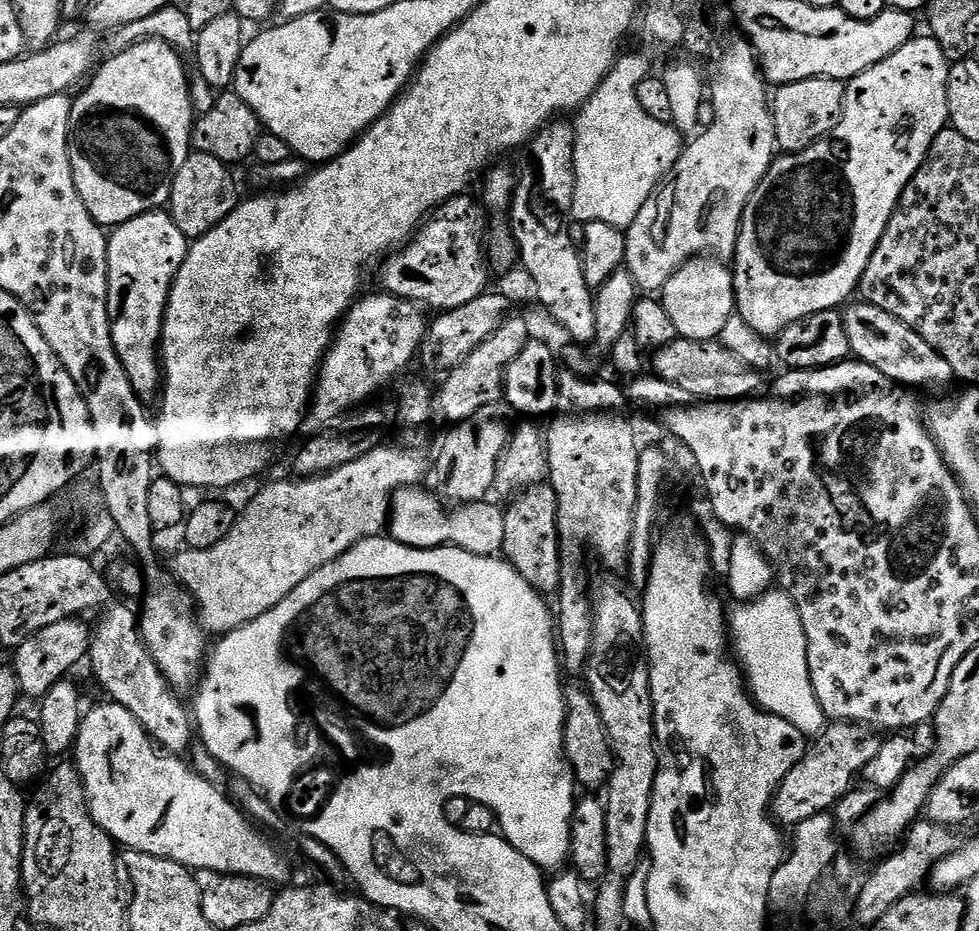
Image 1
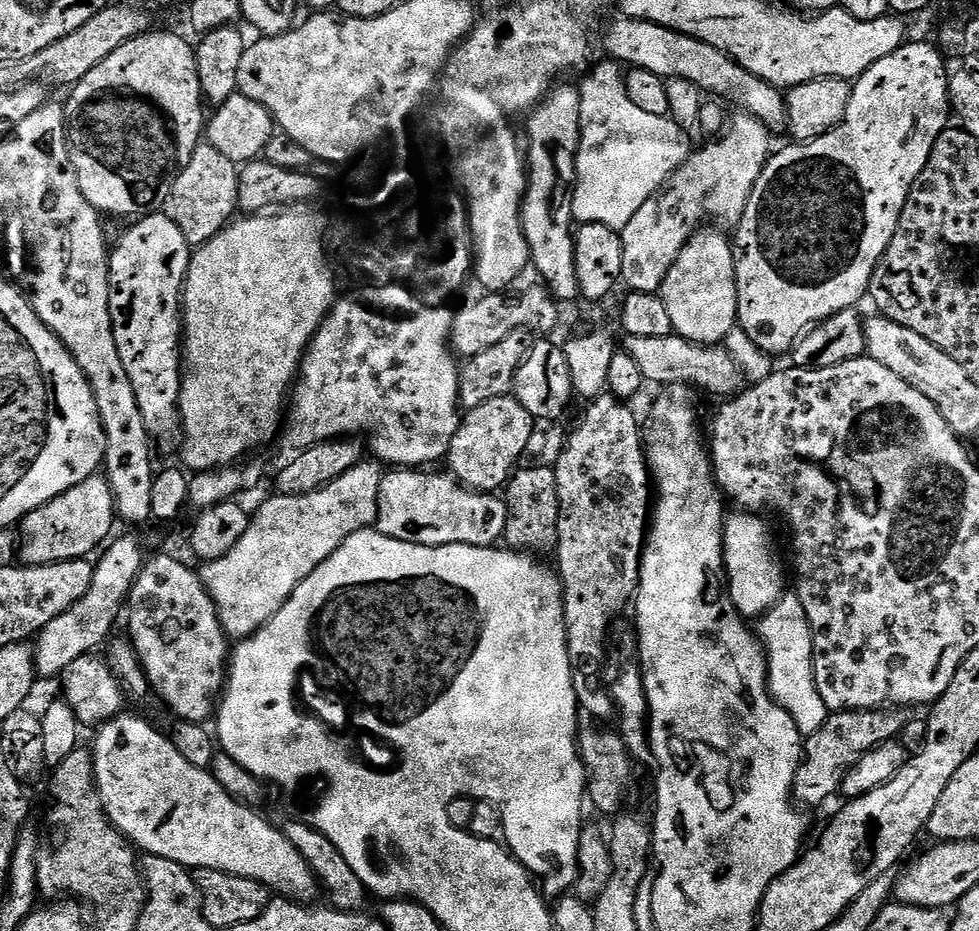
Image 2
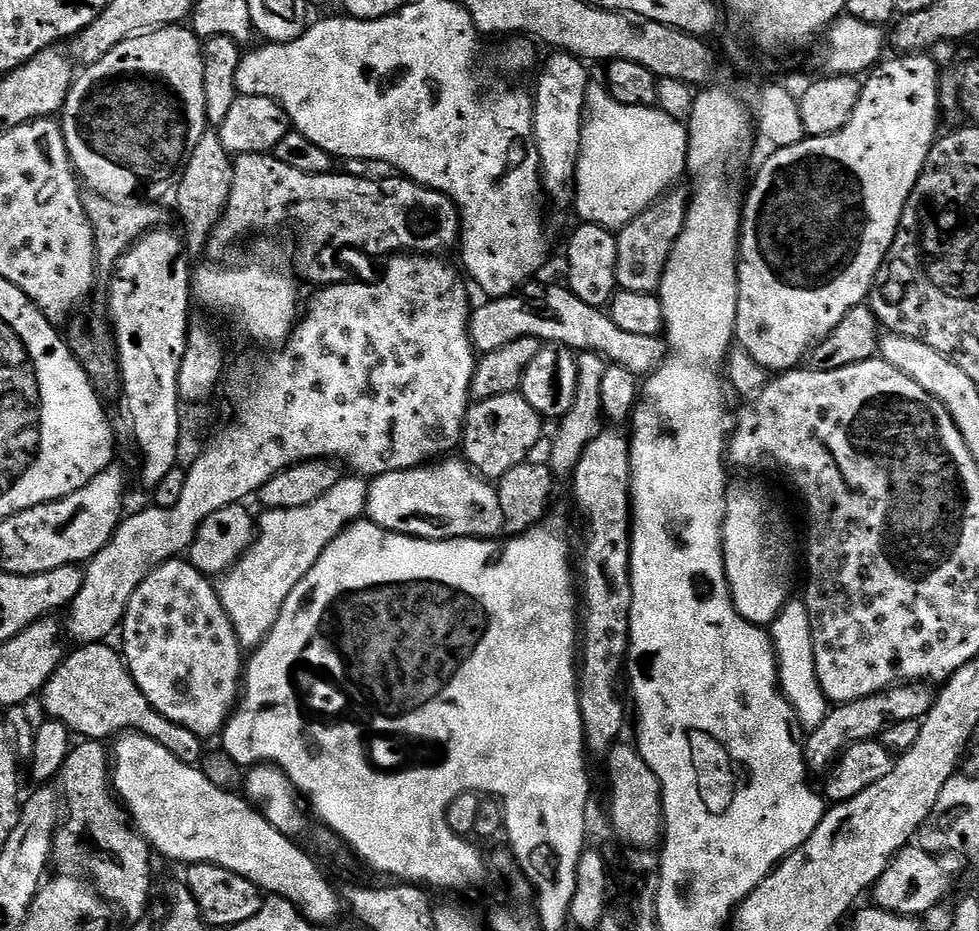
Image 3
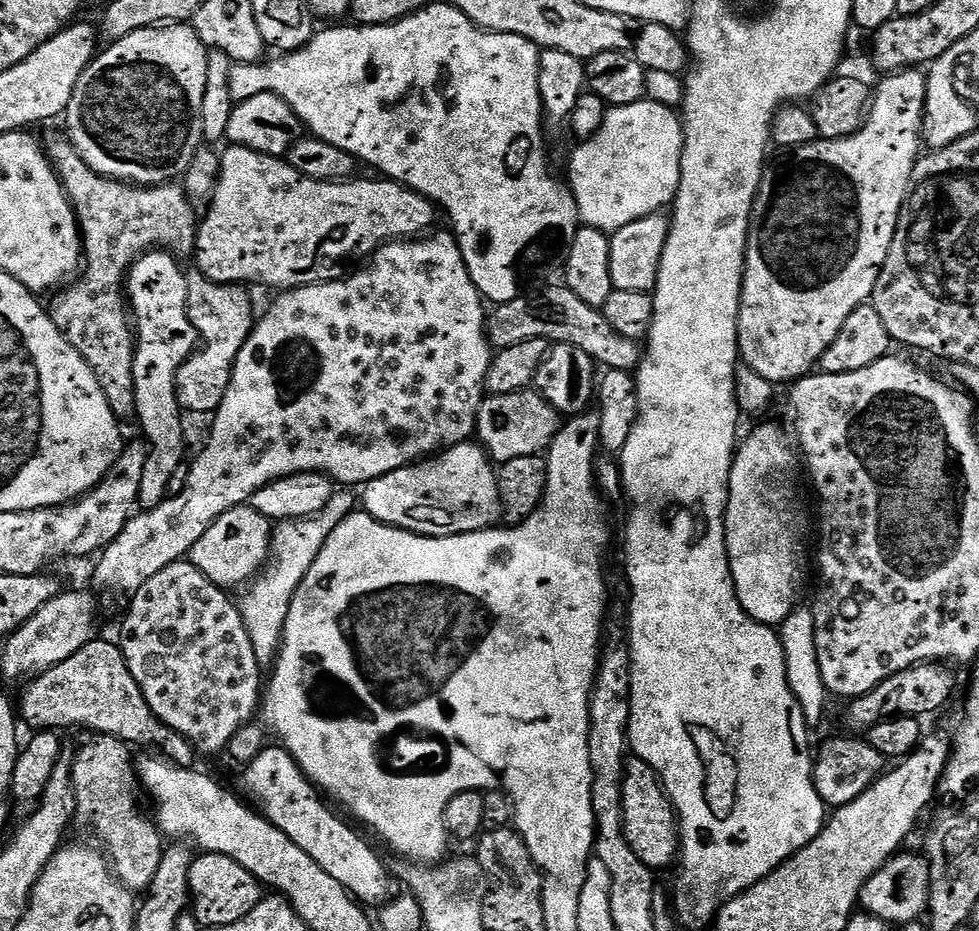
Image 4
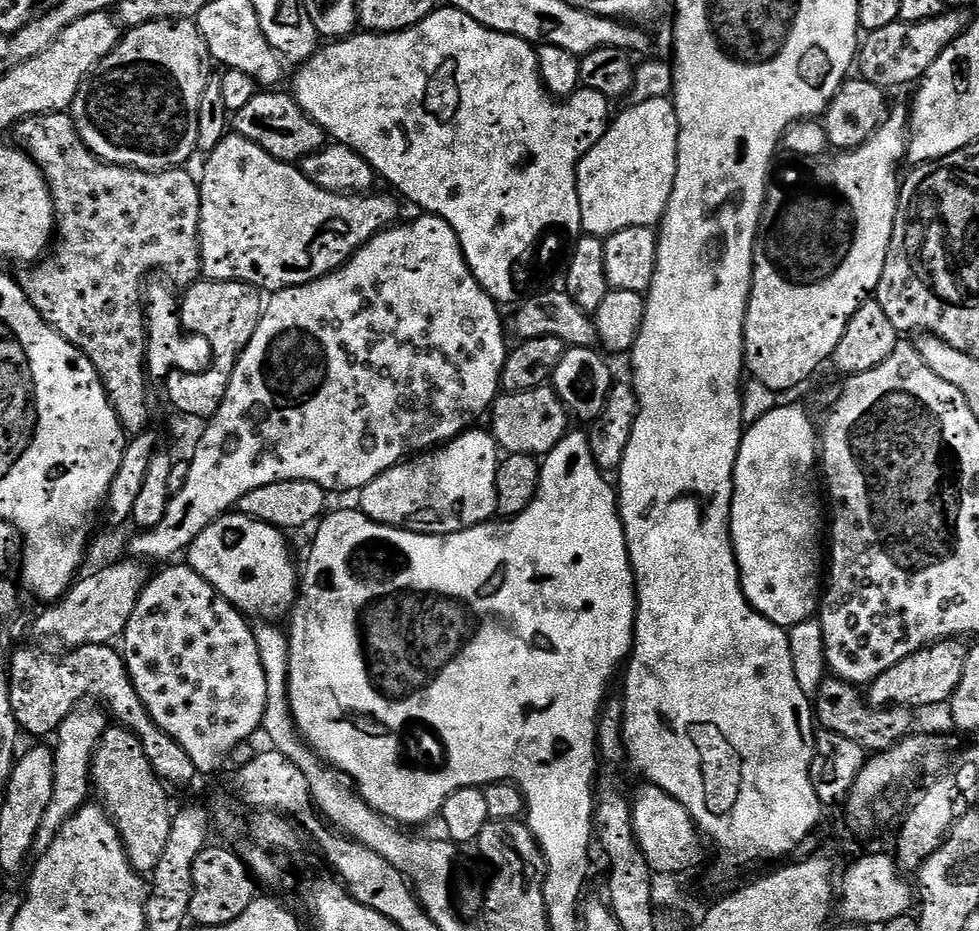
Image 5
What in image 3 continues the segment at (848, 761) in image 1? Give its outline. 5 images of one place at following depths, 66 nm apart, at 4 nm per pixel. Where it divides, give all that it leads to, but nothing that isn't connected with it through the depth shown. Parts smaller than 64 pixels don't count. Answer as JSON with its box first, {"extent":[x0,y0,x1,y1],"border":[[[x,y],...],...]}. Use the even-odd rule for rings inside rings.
{"extent":[804,682,934,773],"border":[[[901,682],[885,692],[867,696],[854,702],[846,702],[829,707],[824,721],[818,727],[811,729],[804,740],[804,763],[809,773],[827,773],[836,763],[836,759],[850,746],[863,740],[877,739],[884,729],[891,728],[898,722],[924,719],[924,715],[932,708],[934,692],[924,682]]]}

